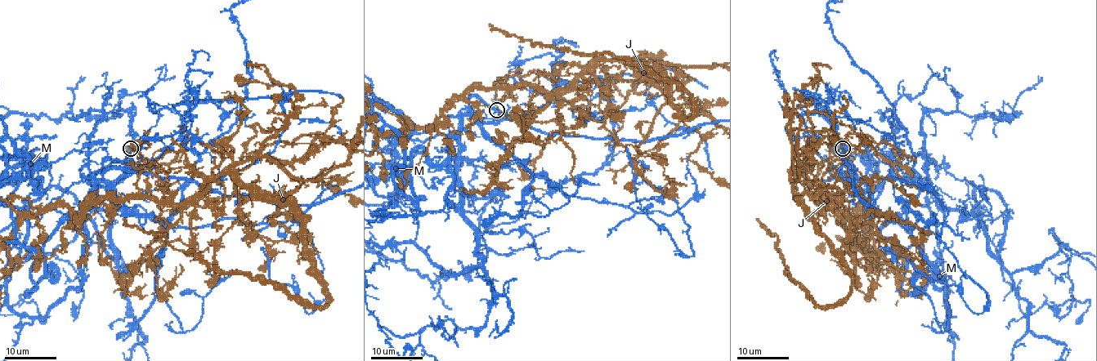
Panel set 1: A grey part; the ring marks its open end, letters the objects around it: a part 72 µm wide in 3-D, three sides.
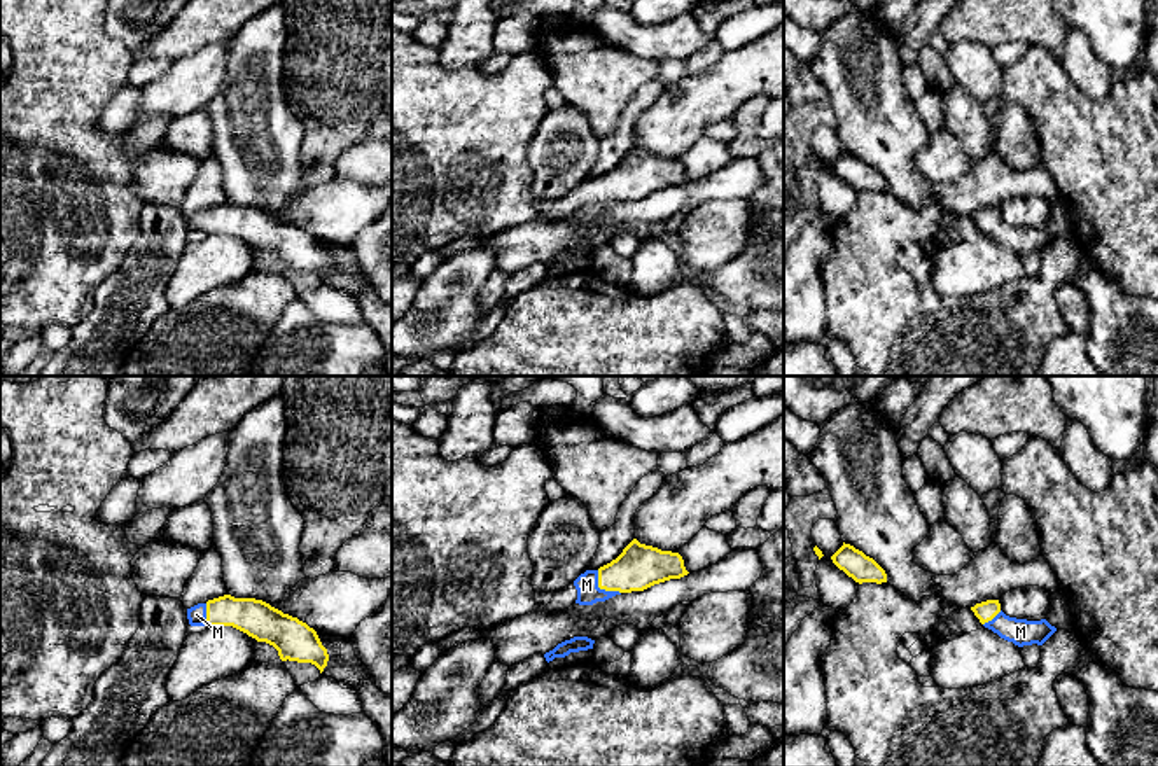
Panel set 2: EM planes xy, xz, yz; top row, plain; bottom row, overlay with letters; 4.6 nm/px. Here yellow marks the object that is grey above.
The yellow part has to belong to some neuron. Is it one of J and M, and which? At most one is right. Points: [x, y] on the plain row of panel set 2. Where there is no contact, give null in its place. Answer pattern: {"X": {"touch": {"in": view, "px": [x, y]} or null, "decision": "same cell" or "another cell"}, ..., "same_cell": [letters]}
{"J": {"touch": null, "decision": "another cell"}, "M": {"touch": {"in": "xz", "px": [602, 196]}, "decision": "same cell"}, "same_cell": ["M"]}

